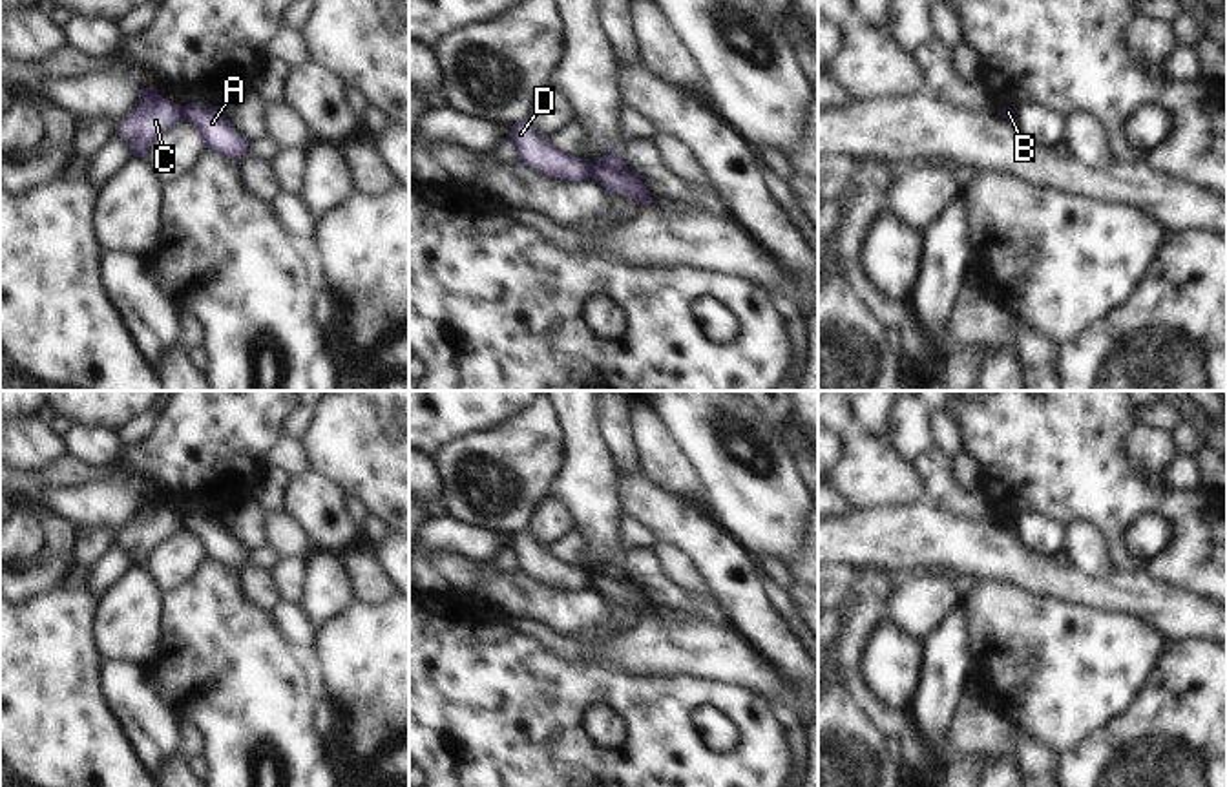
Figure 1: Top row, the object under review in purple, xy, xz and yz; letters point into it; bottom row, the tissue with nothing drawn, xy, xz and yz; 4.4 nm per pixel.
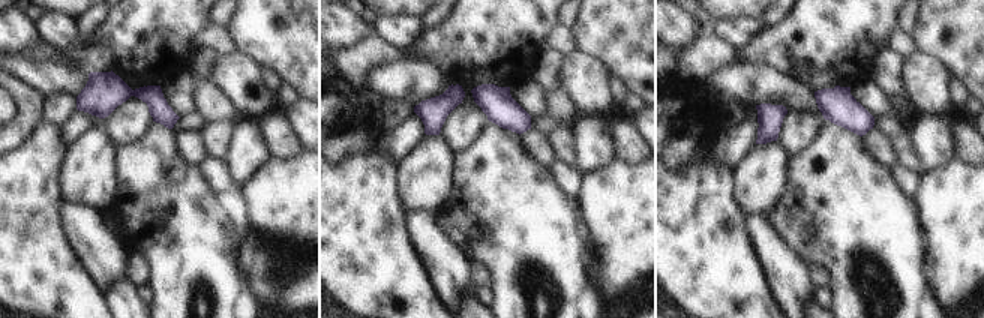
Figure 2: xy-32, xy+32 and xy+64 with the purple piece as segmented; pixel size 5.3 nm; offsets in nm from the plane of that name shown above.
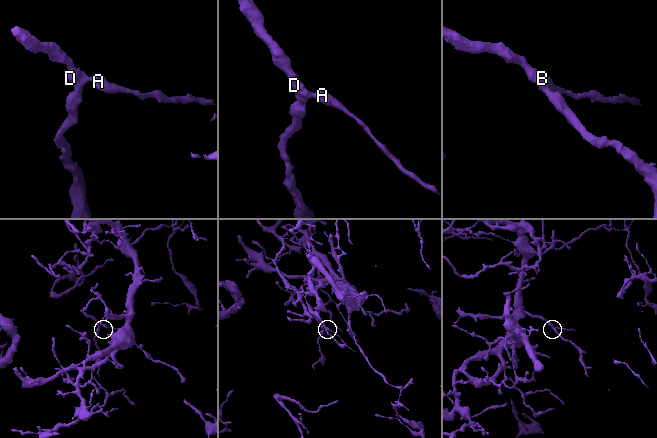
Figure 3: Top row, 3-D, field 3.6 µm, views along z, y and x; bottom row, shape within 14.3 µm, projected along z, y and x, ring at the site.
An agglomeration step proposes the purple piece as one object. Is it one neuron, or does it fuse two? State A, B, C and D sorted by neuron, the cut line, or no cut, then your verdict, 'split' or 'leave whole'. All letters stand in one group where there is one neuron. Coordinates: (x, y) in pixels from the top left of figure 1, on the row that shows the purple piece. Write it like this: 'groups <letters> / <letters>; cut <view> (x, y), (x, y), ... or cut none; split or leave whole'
groups A B / C D; cut xy (181, 106), (183, 119); split

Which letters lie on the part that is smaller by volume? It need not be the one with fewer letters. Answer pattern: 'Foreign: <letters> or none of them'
Foreign: A, B

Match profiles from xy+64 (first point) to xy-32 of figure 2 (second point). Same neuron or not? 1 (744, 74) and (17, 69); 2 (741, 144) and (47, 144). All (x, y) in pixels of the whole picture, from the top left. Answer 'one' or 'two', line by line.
1: one
2: two

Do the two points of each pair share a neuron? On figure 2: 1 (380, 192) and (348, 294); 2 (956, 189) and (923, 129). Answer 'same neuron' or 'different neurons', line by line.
1: same neuron
2: different neurons

